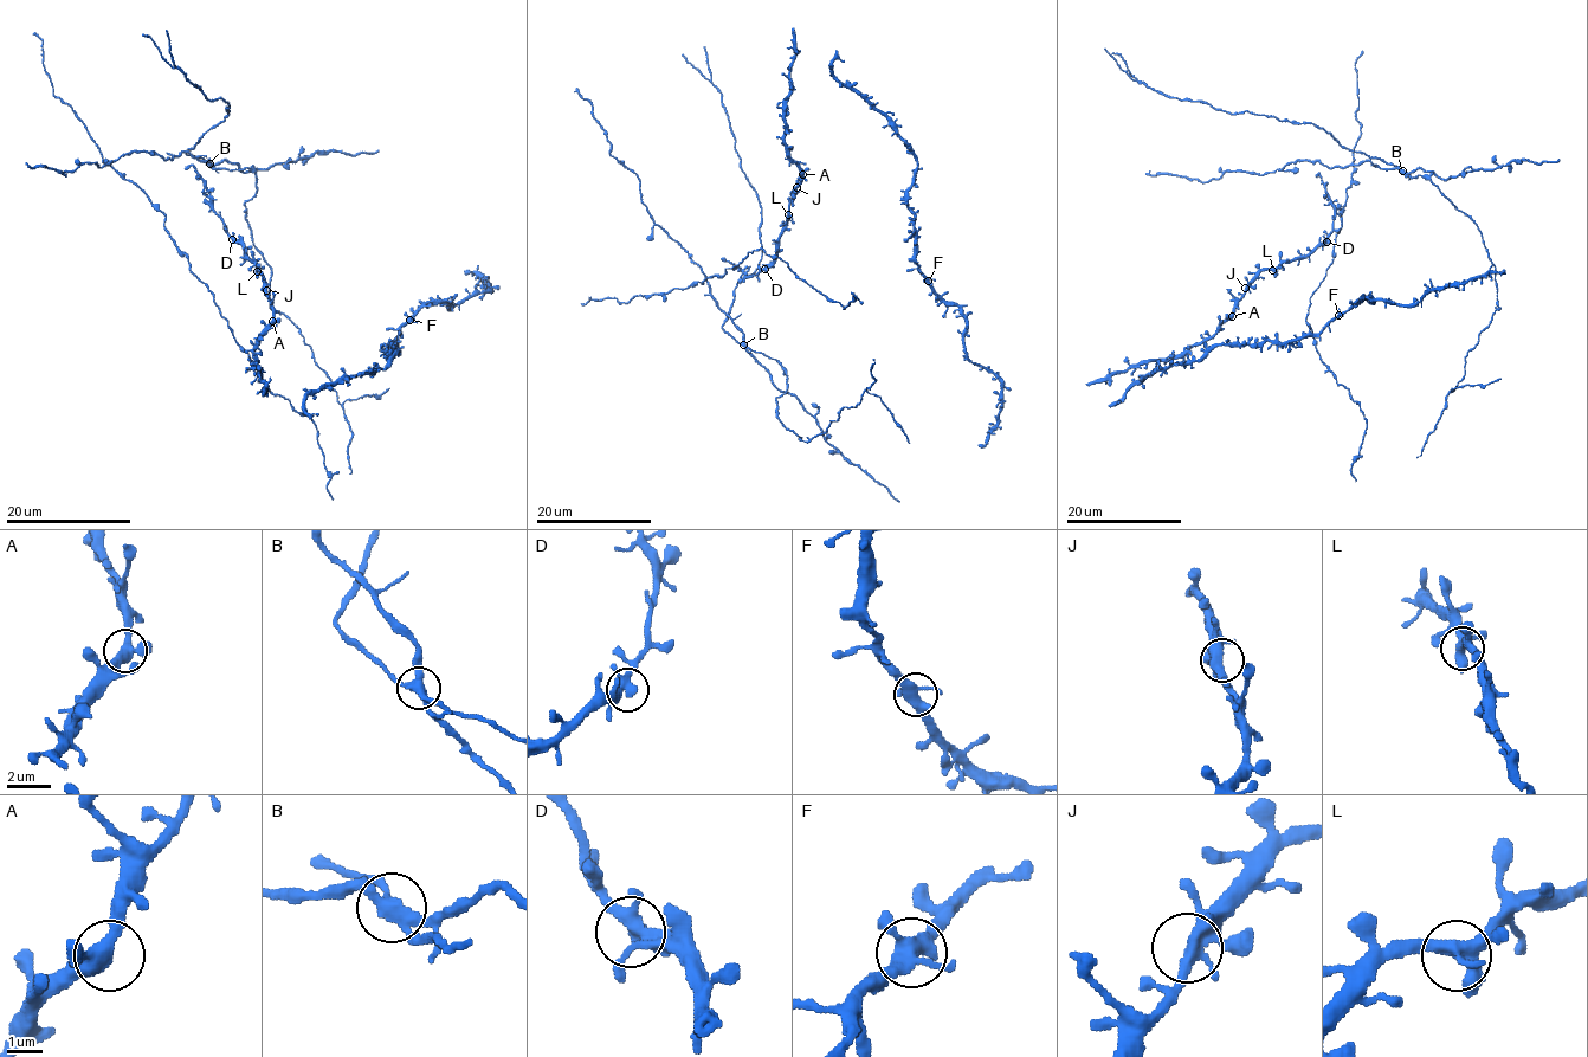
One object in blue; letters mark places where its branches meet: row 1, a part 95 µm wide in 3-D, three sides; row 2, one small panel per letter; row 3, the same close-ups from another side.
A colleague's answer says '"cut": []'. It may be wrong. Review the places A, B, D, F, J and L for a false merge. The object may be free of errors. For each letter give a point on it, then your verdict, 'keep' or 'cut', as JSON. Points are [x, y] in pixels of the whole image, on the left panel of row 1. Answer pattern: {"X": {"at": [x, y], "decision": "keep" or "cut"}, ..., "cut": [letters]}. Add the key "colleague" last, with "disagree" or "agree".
{"A": {"at": [272, 321], "decision": "keep"}, "B": {"at": [210, 163], "decision": "cut"}, "D": {"at": [232, 239], "decision": "keep"}, "F": {"at": [410, 320], "decision": "keep"}, "J": {"at": [266, 290], "decision": "keep"}, "L": {"at": [257, 271], "decision": "keep"}, "cut": ["B"], "colleague": "disagree"}

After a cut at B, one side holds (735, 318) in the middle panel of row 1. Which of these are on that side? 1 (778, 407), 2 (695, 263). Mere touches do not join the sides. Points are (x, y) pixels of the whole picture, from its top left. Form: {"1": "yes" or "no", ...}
{"1": "no", "2": "yes"}

